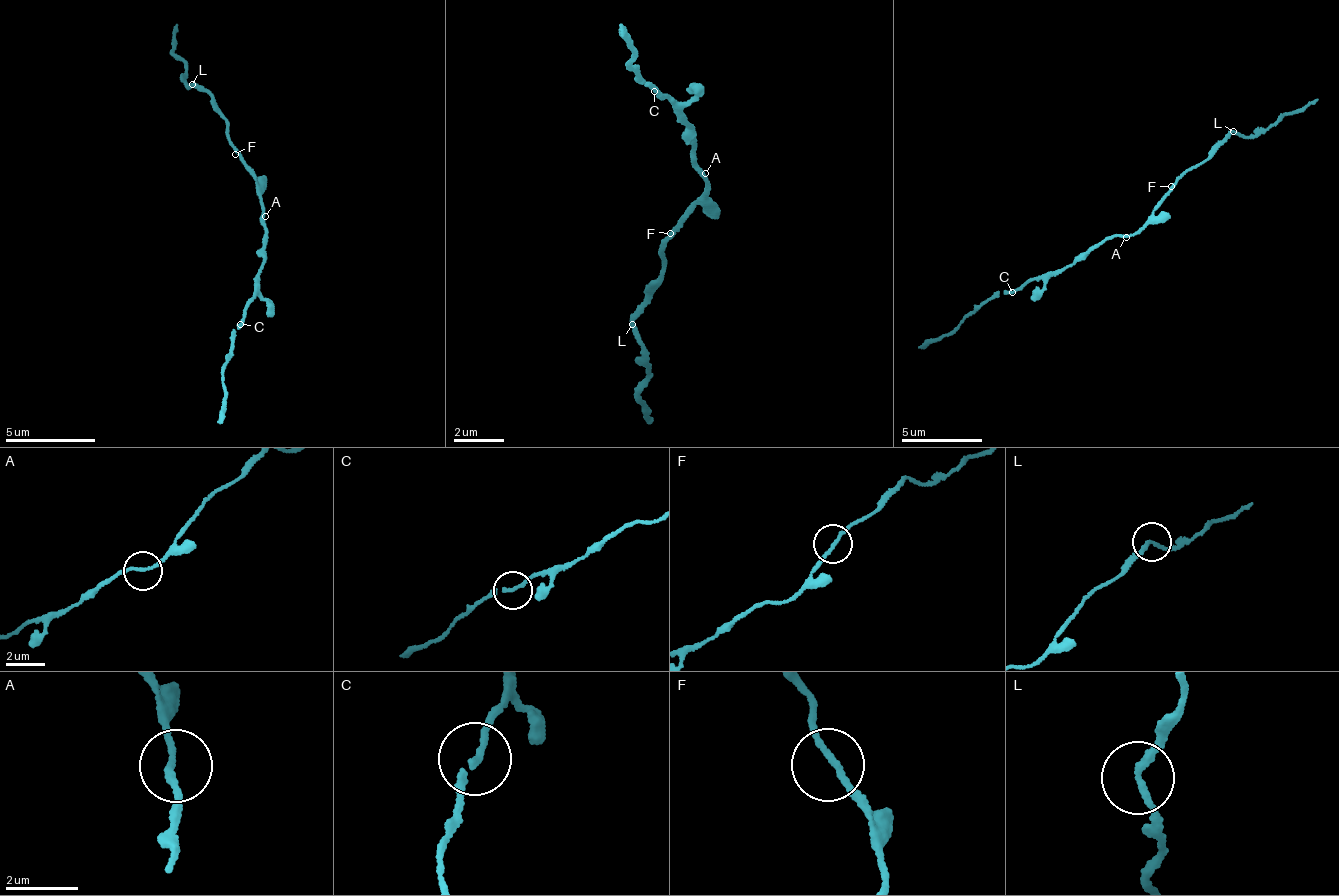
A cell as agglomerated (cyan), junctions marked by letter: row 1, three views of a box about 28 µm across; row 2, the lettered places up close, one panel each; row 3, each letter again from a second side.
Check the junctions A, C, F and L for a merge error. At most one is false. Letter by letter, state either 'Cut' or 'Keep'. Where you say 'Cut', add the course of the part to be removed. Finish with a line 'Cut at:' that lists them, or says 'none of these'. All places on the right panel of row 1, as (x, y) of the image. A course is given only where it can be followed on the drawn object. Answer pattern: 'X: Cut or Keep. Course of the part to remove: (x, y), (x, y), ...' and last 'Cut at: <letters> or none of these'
A: Keep
C: Keep
F: Keep
L: Keep
Cut at: none of these

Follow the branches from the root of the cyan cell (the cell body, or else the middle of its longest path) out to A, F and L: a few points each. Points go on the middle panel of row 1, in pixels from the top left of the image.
A: (705, 185), (705, 173)
F: (705, 185), (707, 188), (698, 201), (700, 204), (697, 209), (670, 233)
L: (705, 185), (700, 204), (660, 252), (664, 264), (661, 281), (651, 300), (634, 317), (634, 323)

